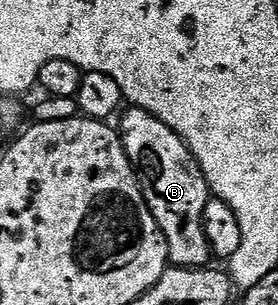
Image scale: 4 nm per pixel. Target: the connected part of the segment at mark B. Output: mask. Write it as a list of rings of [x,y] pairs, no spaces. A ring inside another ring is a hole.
[[[129,107],[127,111],[119,117],[118,131],[146,202],[166,238],[169,261],[178,268],[203,268],[213,259],[204,233],[204,211],[210,199],[206,178],[192,151],[166,122],[141,108]]]

